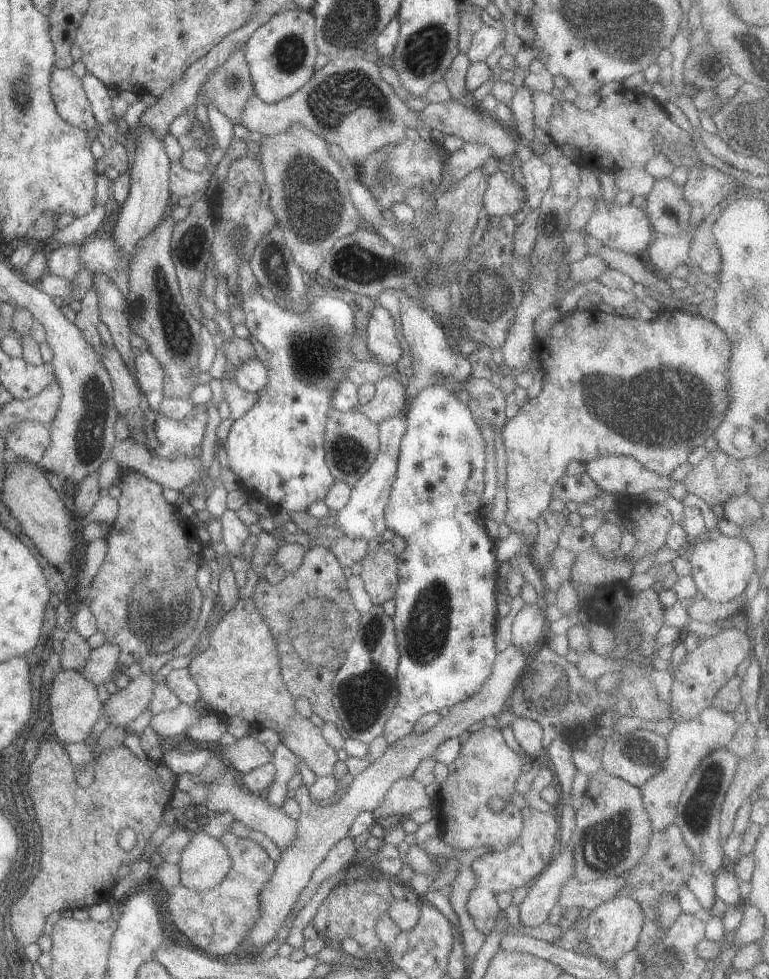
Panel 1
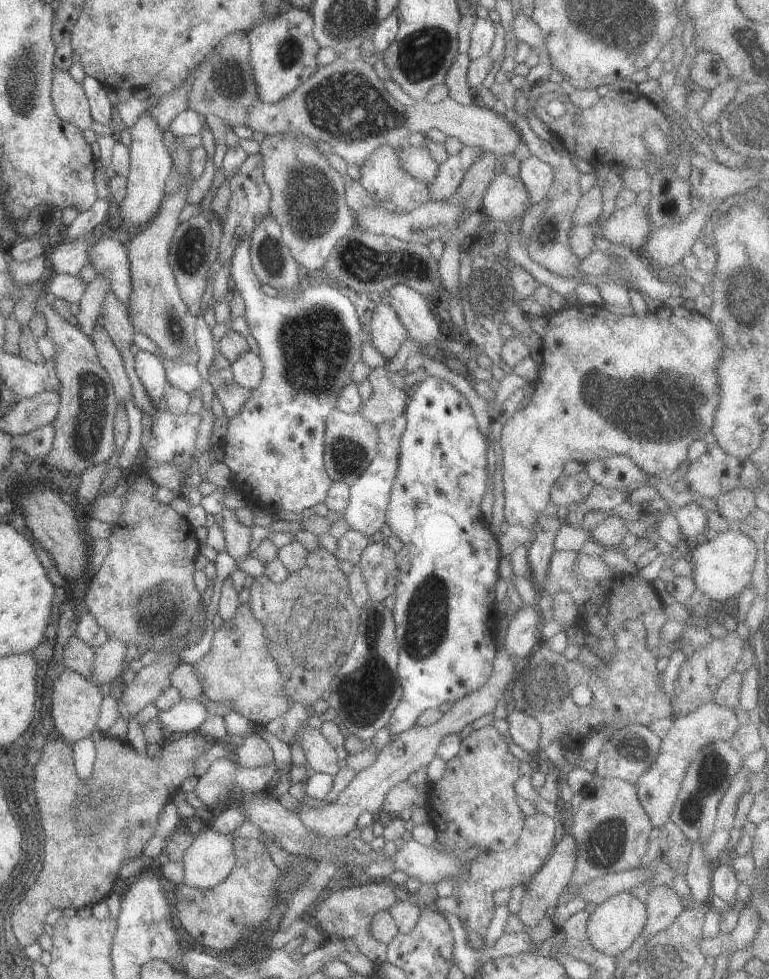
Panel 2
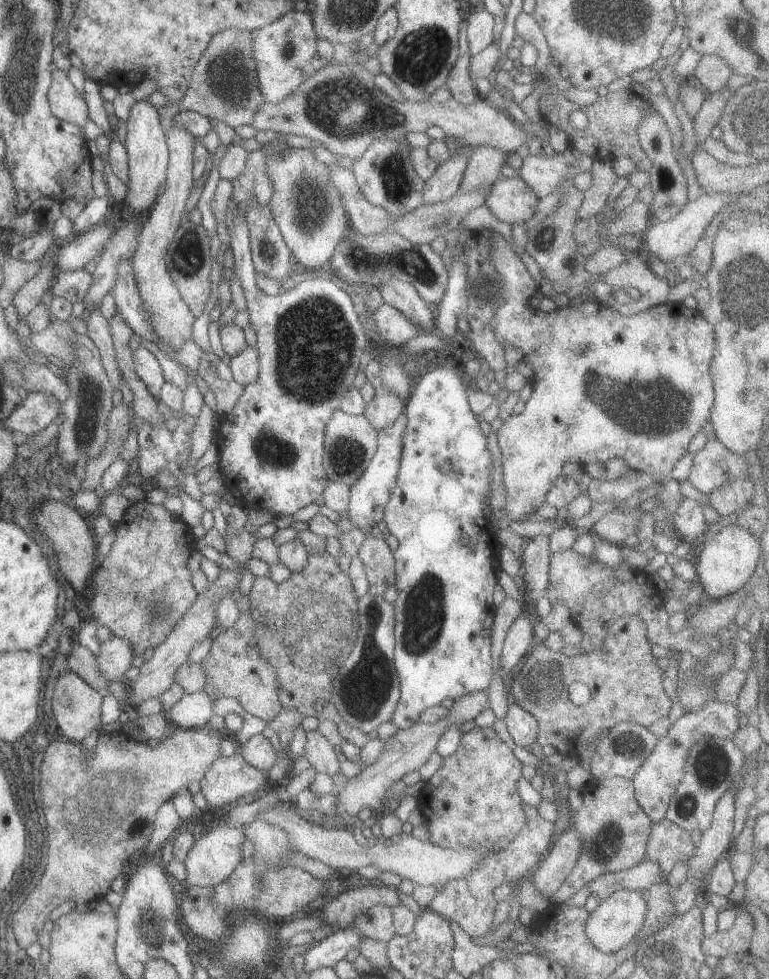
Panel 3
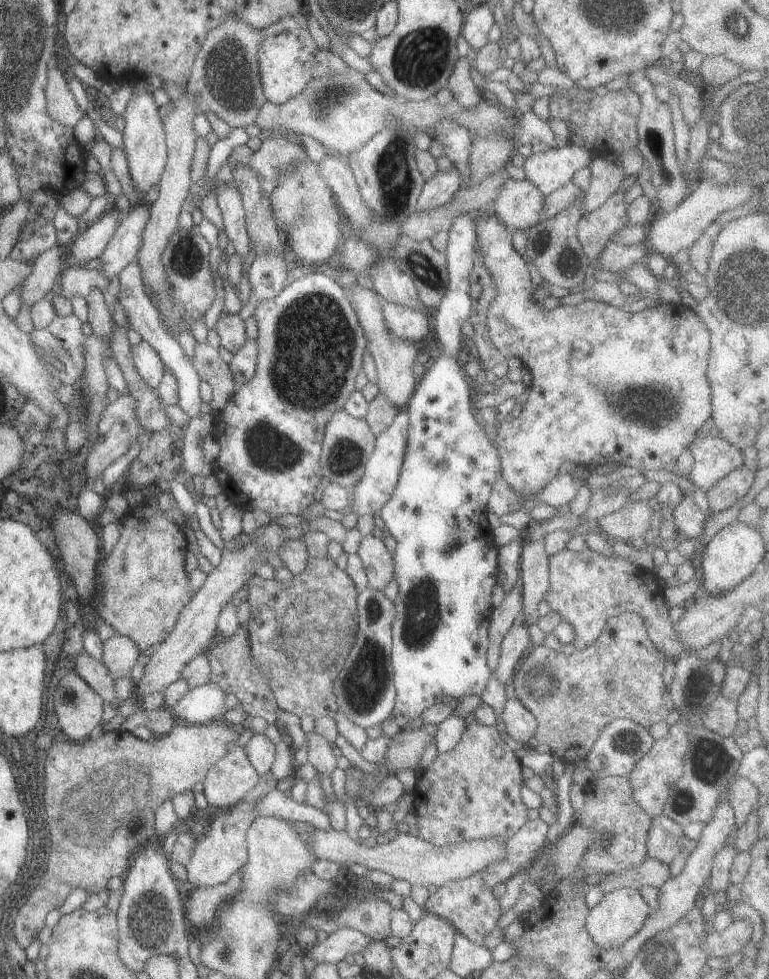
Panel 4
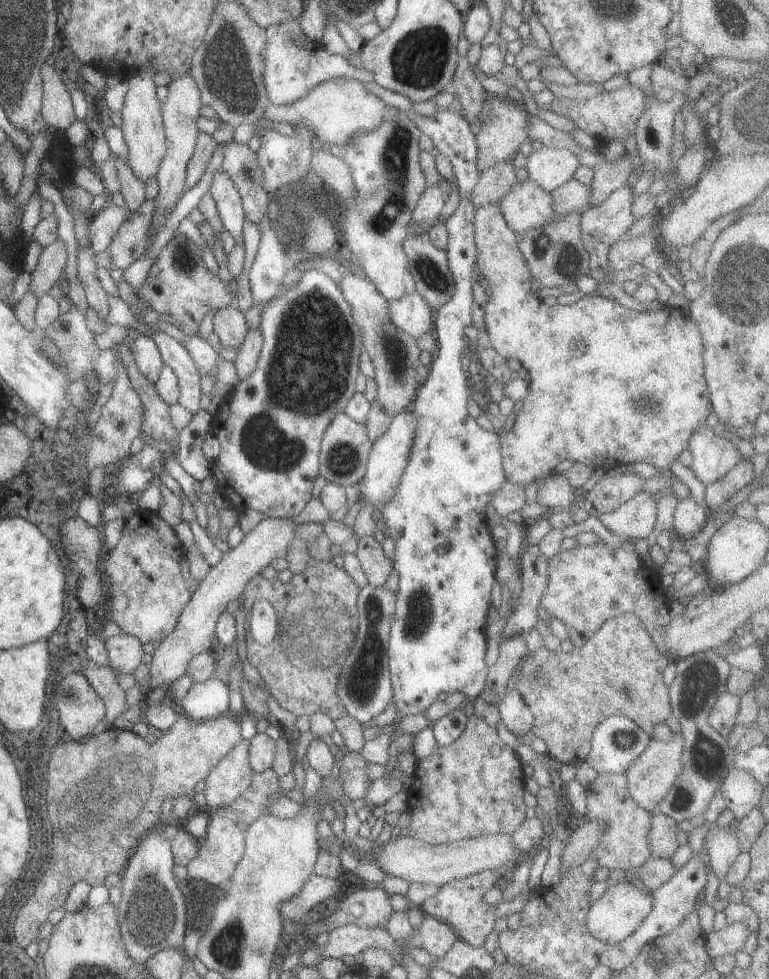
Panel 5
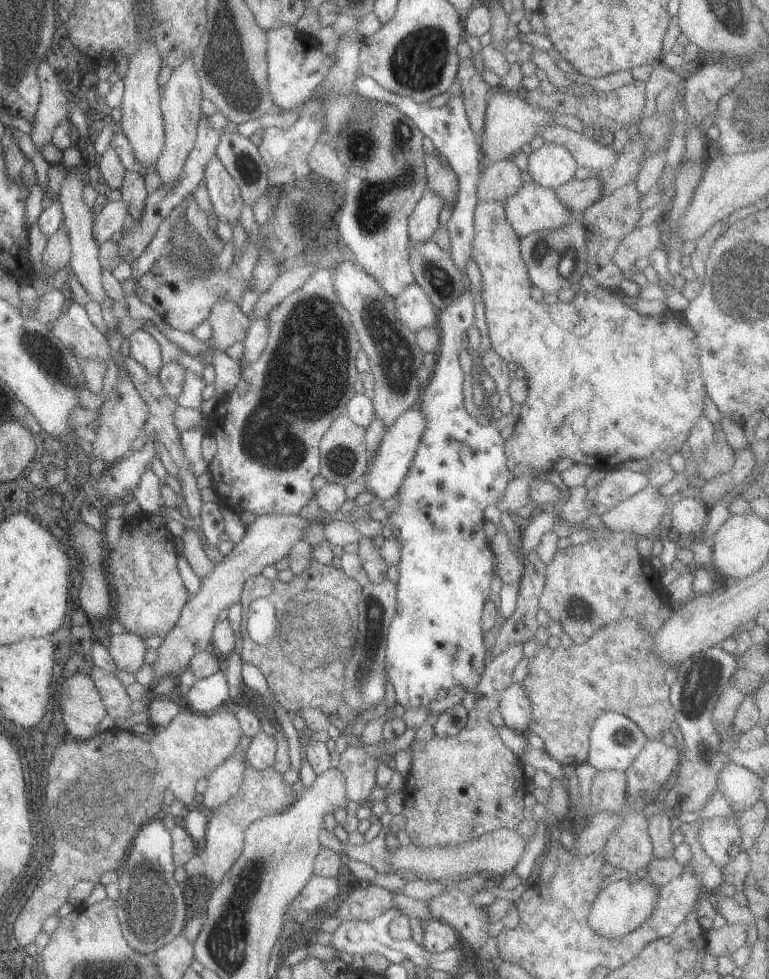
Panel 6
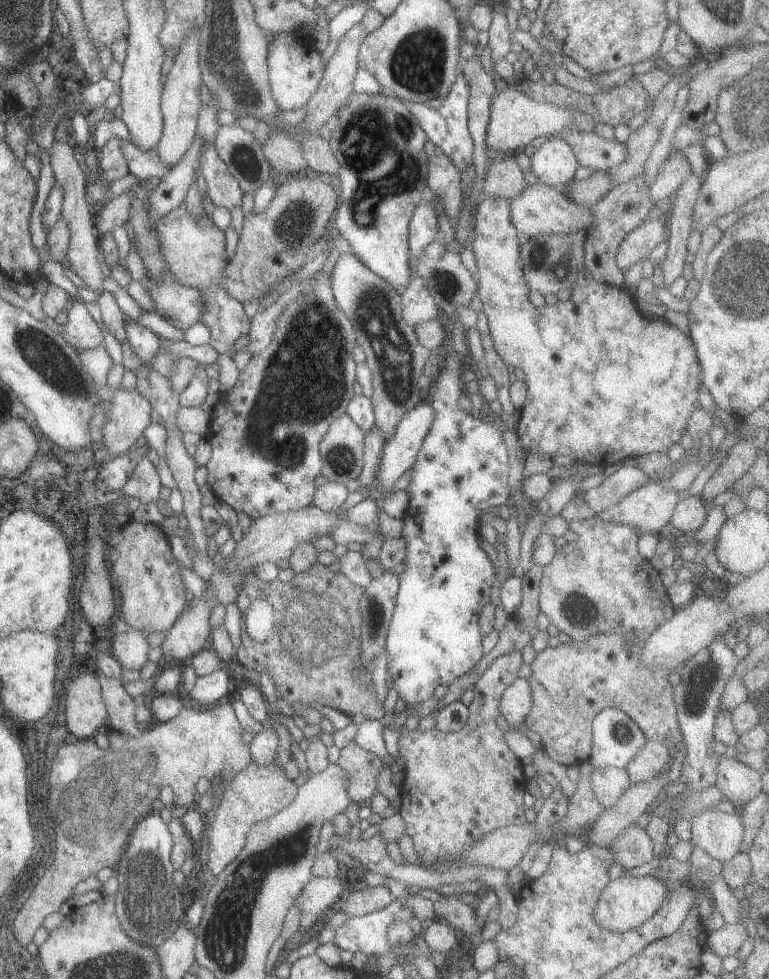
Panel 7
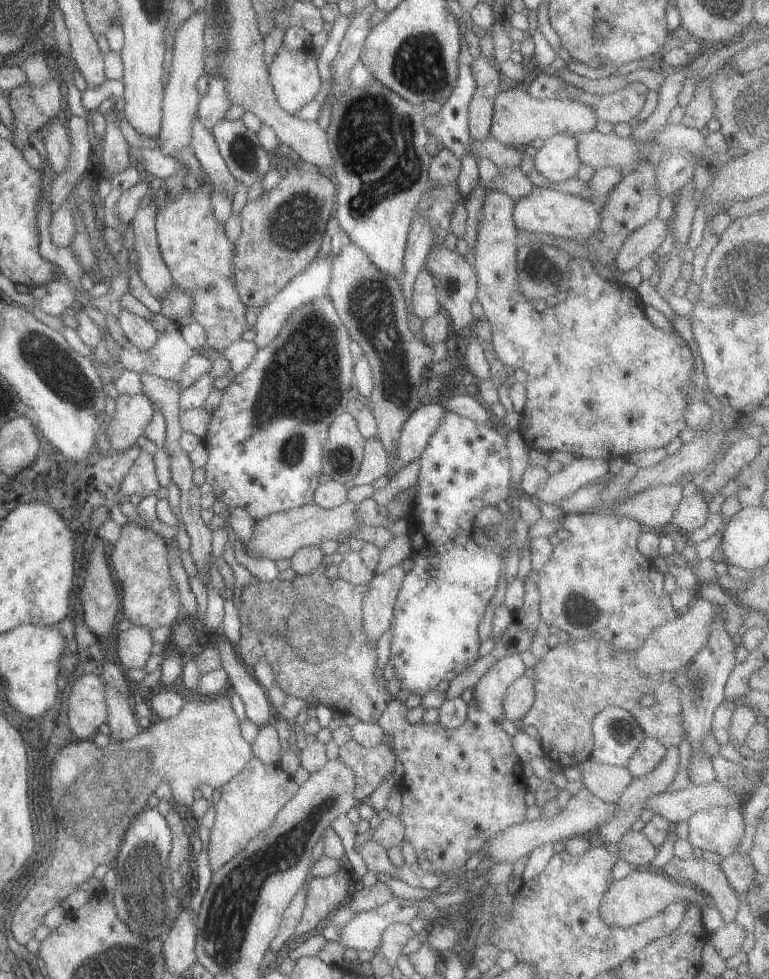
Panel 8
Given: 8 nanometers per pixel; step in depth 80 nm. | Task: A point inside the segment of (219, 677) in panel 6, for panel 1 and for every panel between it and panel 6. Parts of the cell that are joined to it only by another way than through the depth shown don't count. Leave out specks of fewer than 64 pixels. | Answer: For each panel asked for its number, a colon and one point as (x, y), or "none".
1: (172, 723)
2: (186, 715)
3: (192, 710)
4: (203, 703)
5: (206, 699)

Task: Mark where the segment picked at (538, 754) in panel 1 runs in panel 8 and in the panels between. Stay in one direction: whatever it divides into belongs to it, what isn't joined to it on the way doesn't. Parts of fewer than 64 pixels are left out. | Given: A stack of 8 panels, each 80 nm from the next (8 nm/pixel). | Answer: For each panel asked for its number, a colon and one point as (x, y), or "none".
2: (523, 730)
3: (522, 727)
4: (519, 723)
5: (514, 714)
6: (513, 706)
7: (514, 703)
8: (518, 696)

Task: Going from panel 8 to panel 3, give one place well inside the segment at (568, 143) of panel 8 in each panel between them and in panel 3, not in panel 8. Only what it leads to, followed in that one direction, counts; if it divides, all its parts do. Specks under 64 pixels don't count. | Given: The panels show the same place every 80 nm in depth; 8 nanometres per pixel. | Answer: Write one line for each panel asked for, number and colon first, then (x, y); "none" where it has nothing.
3: (541, 174)
4: (546, 170)
5: (548, 167)
6: (551, 165)
7: (553, 163)

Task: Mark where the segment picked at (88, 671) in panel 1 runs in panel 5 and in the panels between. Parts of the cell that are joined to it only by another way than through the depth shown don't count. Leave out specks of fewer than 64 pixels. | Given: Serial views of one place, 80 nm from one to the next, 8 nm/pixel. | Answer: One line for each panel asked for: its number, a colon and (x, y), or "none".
2: (108, 662)
3: (114, 657)
4: (119, 654)
5: (124, 652)

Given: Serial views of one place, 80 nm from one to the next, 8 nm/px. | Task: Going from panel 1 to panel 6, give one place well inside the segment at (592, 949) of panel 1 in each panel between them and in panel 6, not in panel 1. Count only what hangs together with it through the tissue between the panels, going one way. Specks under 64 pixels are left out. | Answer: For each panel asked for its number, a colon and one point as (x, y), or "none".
2: (614, 924)
3: (616, 920)
4: (619, 914)
5: (622, 907)
6: (621, 906)

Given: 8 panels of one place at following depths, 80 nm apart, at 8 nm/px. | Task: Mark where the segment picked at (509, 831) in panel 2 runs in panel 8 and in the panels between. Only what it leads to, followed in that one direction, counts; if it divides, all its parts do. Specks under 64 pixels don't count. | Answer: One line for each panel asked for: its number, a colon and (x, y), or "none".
3: (471, 798)
4: (472, 791)
5: (472, 787)
6: (459, 787)
7: (458, 786)
8: (460, 786)

